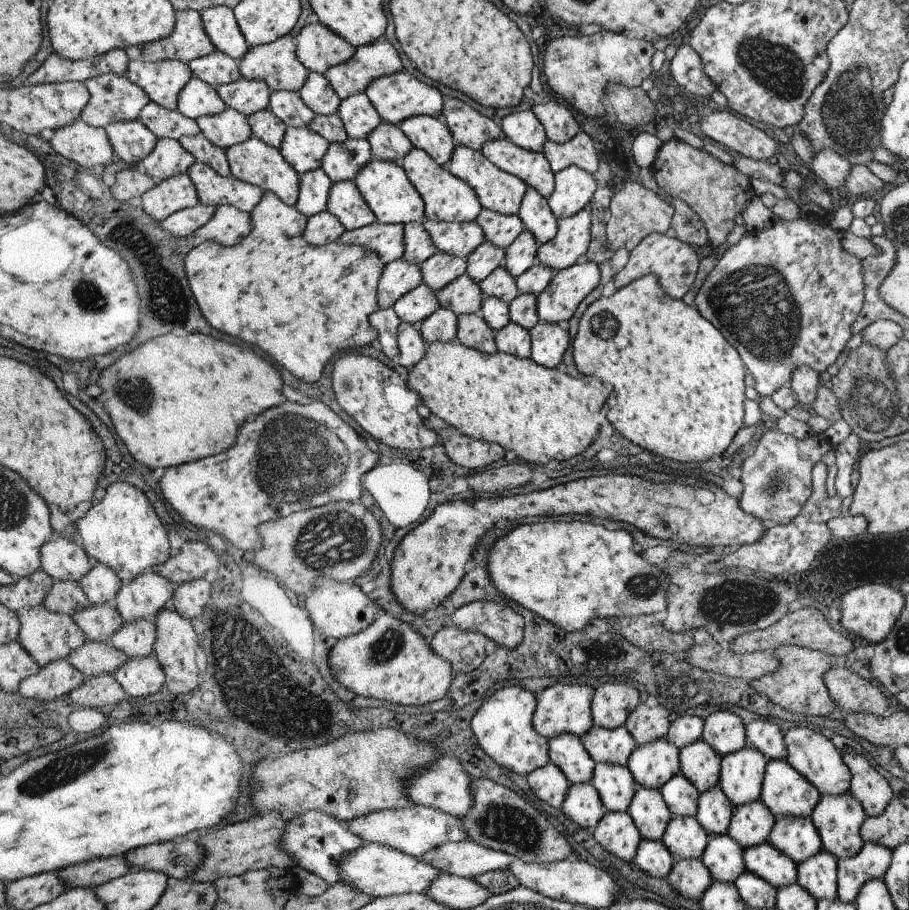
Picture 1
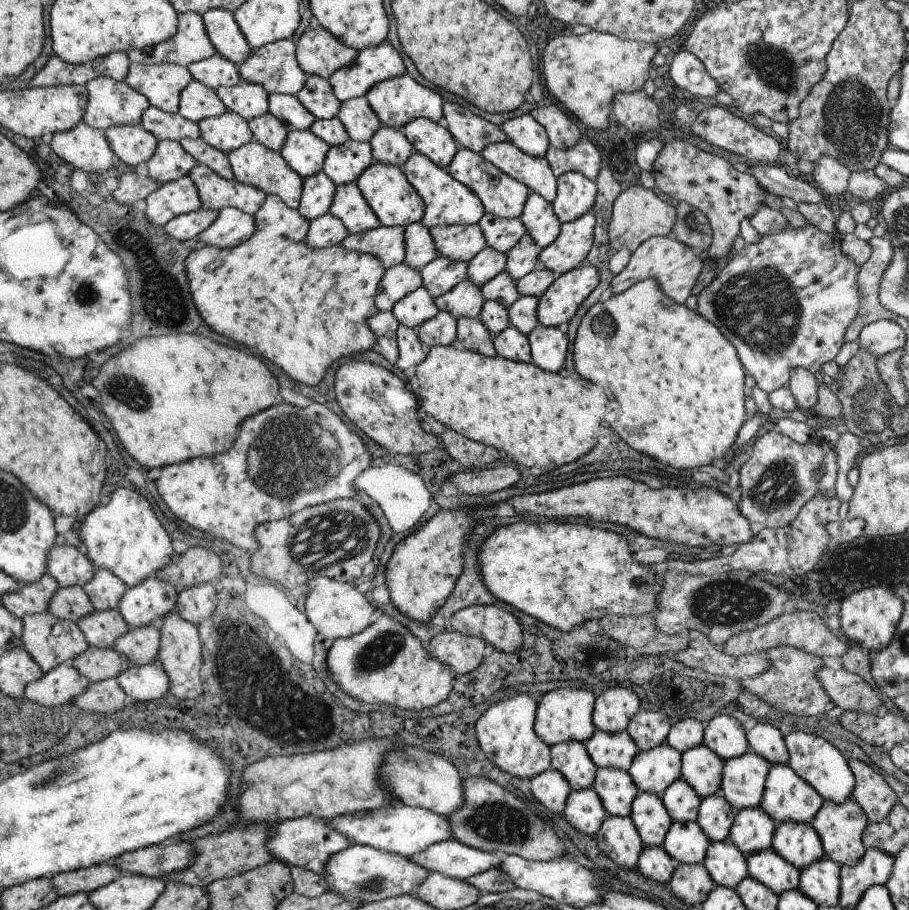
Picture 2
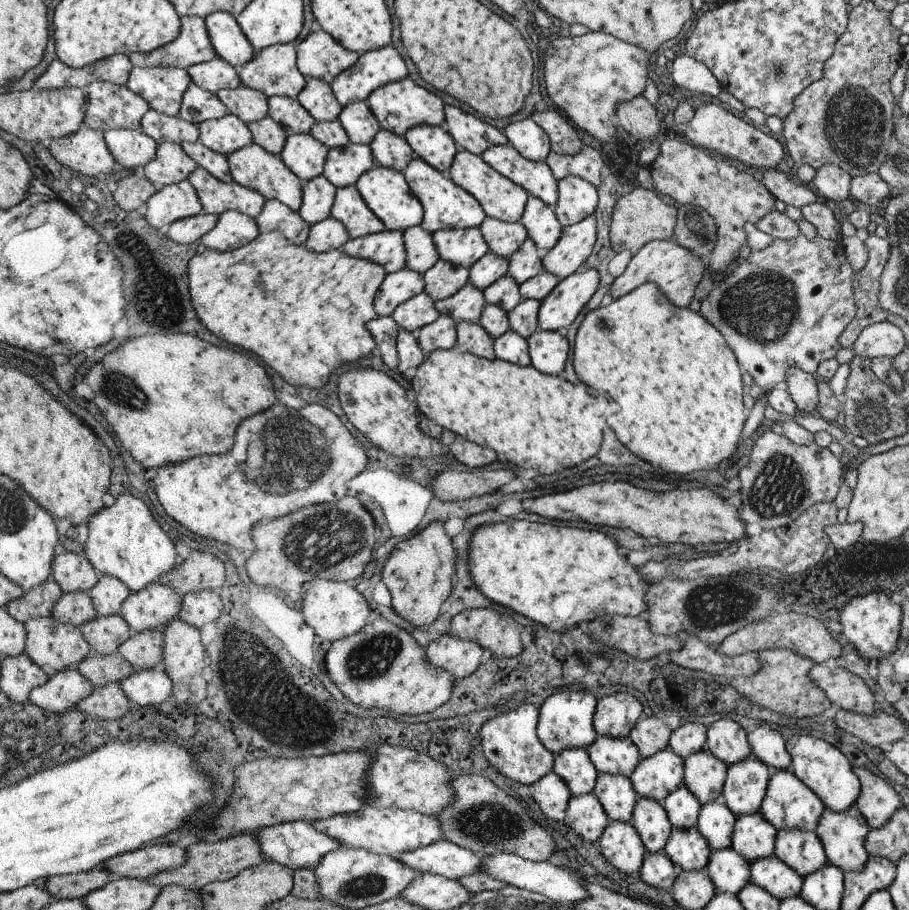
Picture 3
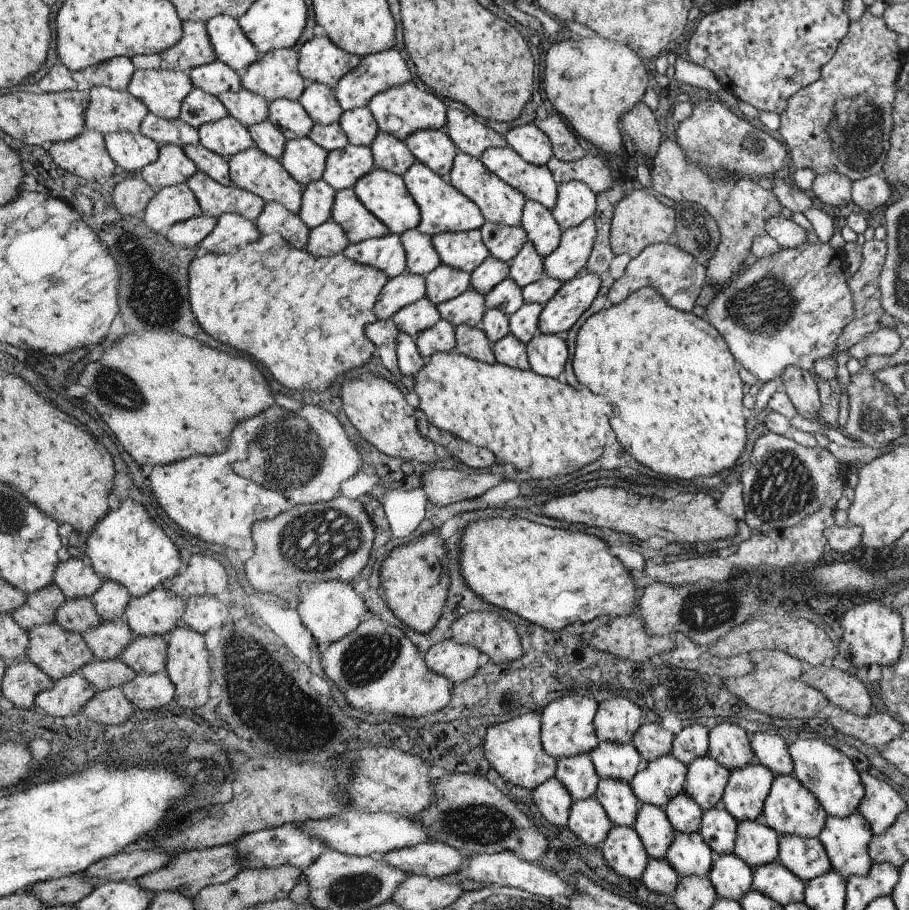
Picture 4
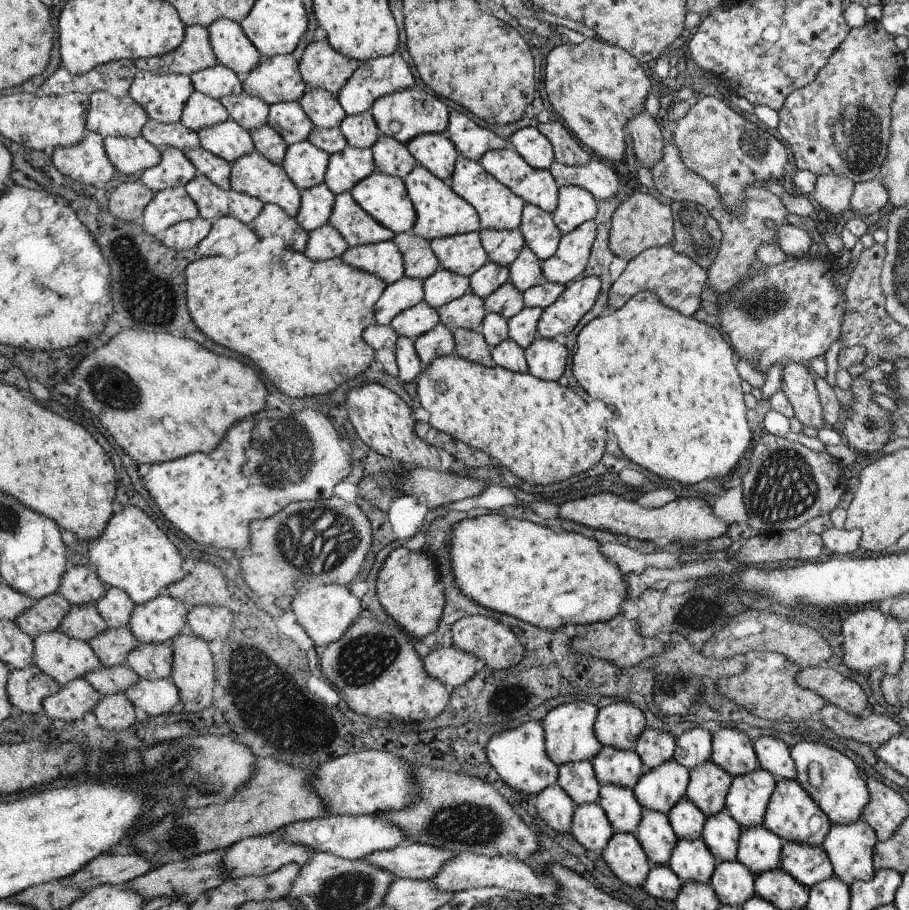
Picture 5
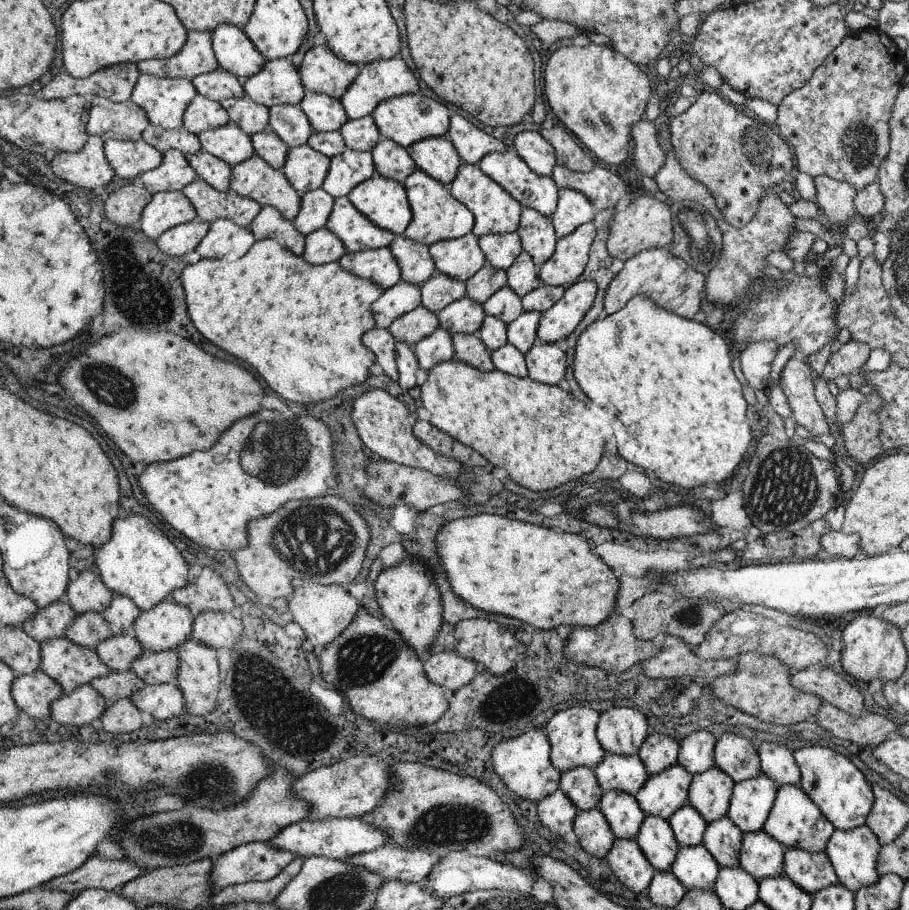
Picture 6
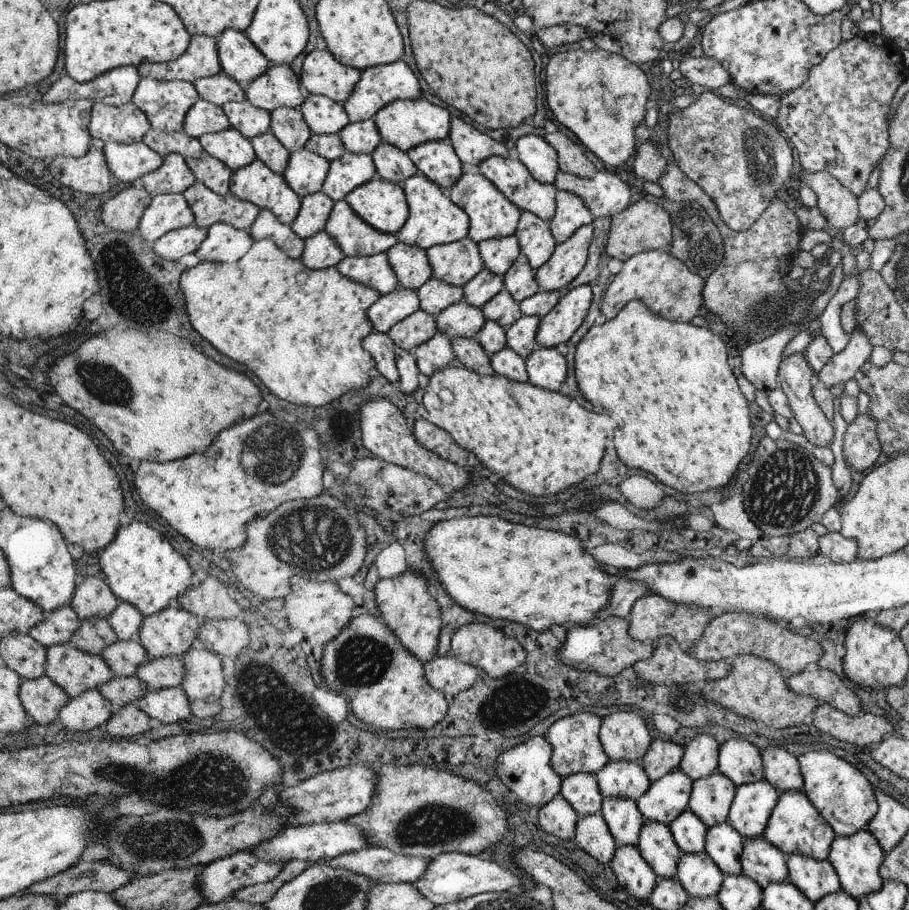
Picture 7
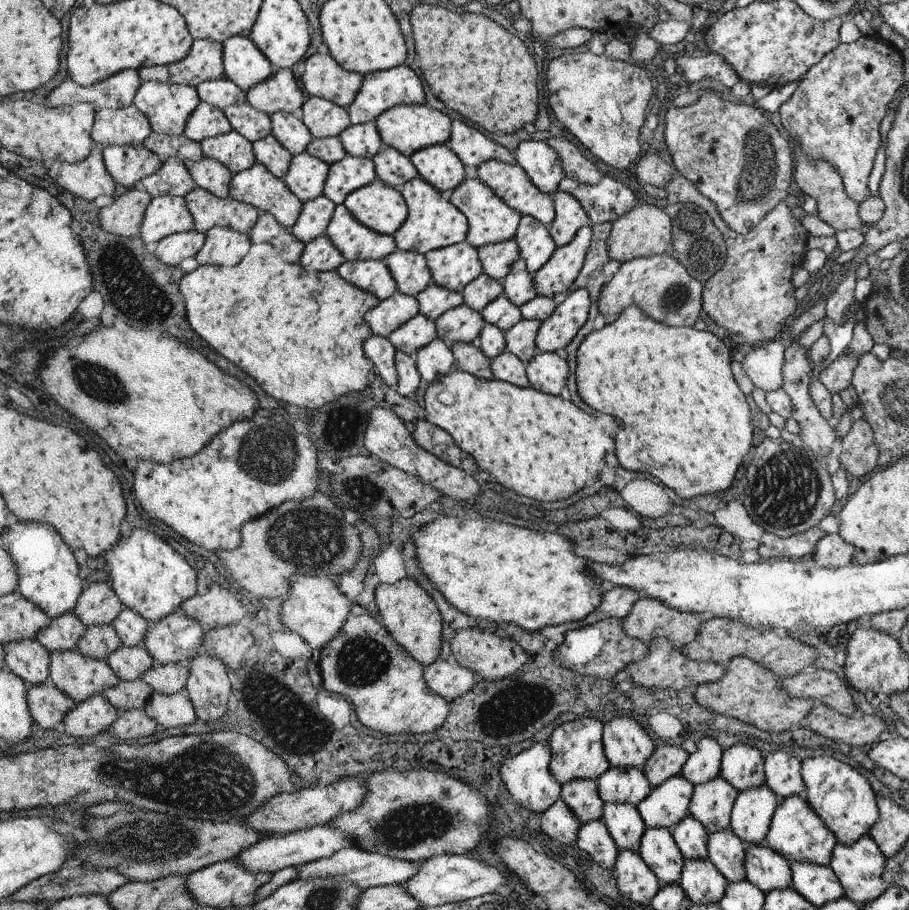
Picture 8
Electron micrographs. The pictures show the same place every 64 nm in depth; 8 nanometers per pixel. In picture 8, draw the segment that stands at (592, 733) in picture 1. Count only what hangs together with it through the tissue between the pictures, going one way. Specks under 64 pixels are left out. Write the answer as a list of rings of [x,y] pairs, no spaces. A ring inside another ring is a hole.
[[[611,768],[605,770],[597,780],[599,796],[603,804],[633,804],[637,806],[649,796],[651,784],[641,768]]]

